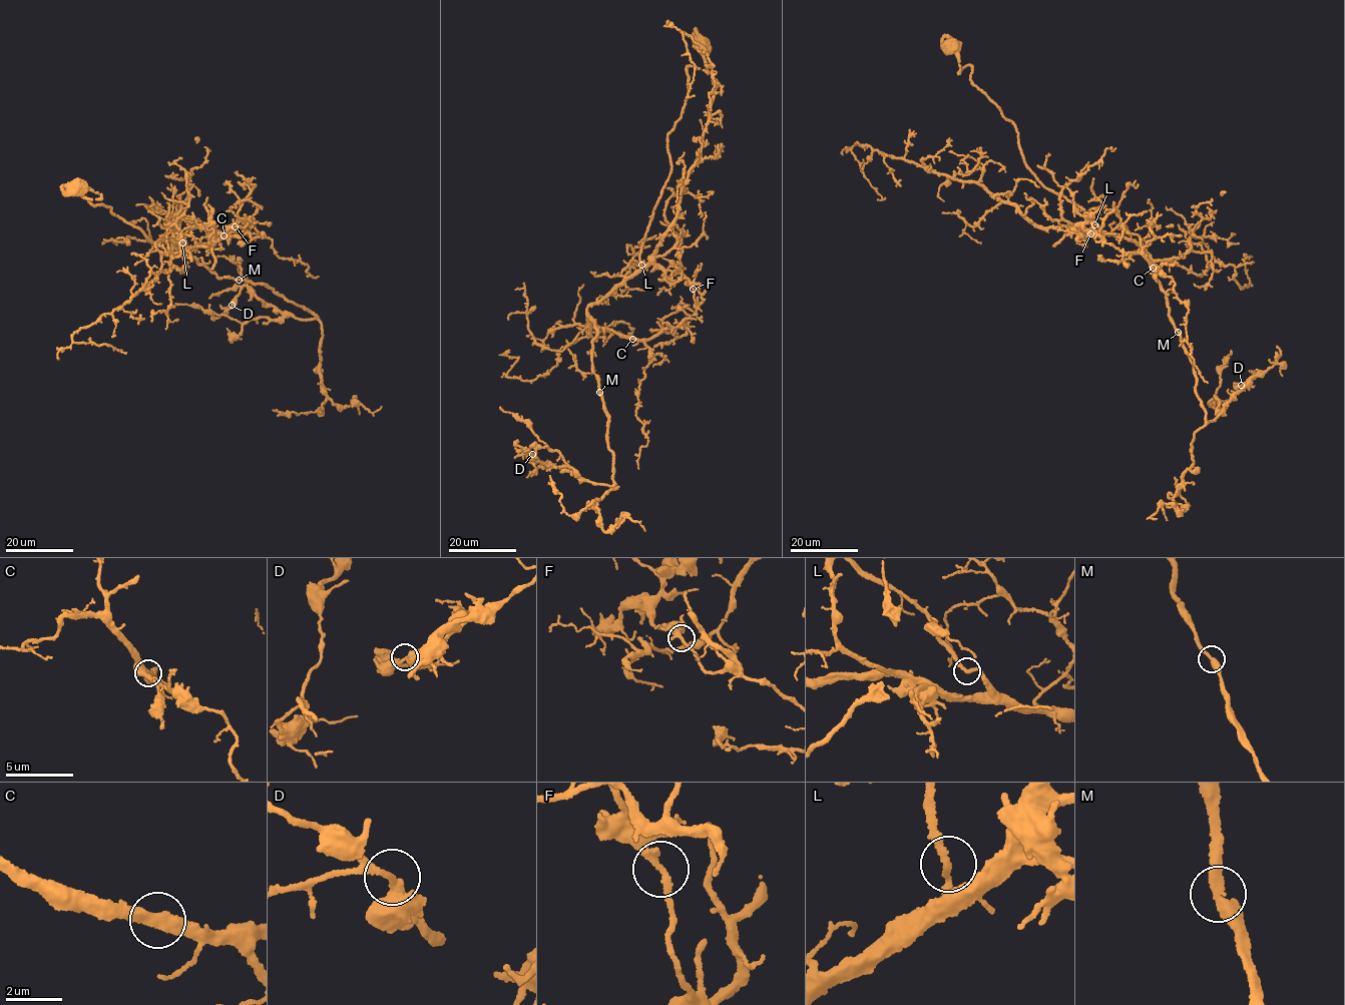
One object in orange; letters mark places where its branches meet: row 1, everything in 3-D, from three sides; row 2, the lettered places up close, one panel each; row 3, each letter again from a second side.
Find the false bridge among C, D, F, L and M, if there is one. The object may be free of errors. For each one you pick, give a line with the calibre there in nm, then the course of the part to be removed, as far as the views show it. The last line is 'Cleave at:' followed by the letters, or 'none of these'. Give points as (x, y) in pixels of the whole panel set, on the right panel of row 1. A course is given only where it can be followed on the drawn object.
F: calibre 240 nm; course (1090, 232), (1084, 230), (1084, 216), (1076, 212), (1073, 195), (1066, 187)
Cleave at: F

